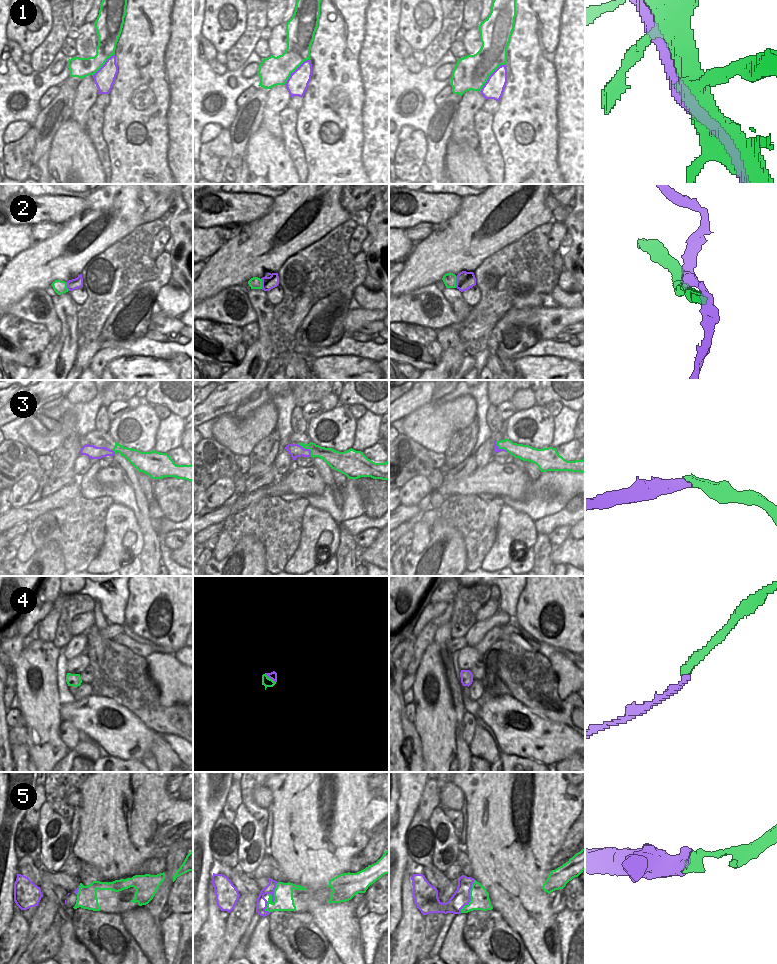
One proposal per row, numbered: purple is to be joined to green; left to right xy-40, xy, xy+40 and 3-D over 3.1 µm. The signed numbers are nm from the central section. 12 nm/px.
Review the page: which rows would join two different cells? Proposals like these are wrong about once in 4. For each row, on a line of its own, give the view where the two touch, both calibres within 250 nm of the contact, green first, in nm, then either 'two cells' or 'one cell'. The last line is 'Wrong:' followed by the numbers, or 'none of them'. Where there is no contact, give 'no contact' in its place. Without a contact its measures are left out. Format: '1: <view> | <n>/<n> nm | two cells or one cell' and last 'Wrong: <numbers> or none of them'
1: xy+40 | 420/240 nm | two cells
2: xy+40 | 160/220 nm | two cells
3: xy | 150/160 nm | one cell
4: xy | 120/100 nm | one cell
5: xy+40 | 220/220 nm | one cell
Wrong: 1, 2

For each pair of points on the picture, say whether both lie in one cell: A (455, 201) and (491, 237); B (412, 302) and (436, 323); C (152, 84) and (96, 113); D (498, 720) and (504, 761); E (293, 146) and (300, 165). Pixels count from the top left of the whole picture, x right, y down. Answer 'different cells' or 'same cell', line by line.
A: different cells
B: same cell
C: different cells
D: different cells
E: same cell

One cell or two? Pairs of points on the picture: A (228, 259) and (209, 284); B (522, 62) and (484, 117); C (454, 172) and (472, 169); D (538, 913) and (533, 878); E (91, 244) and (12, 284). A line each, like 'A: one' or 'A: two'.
A: one
B: two
C: one
D: one
E: one

